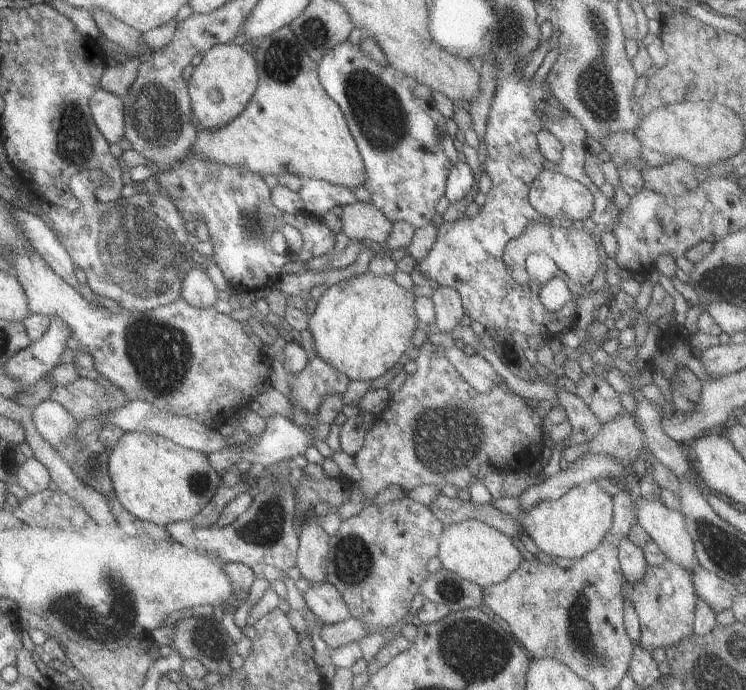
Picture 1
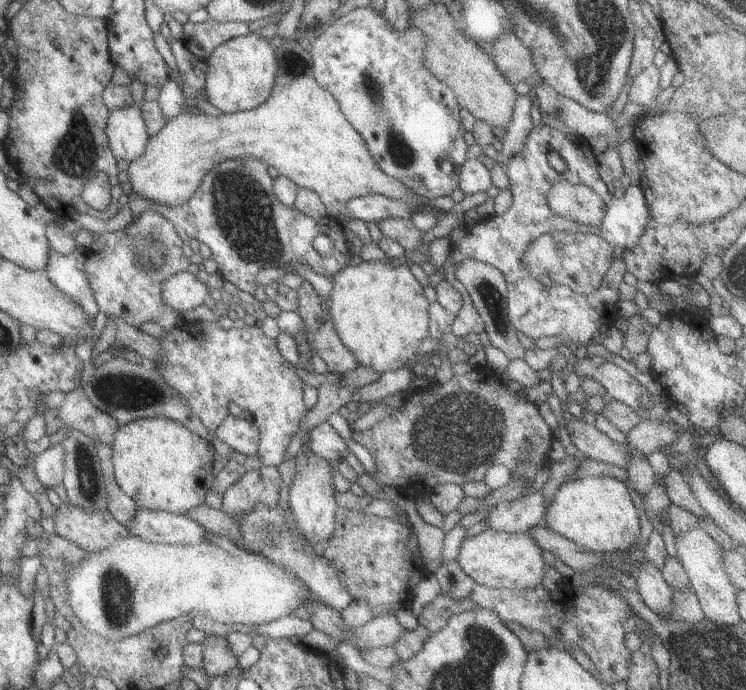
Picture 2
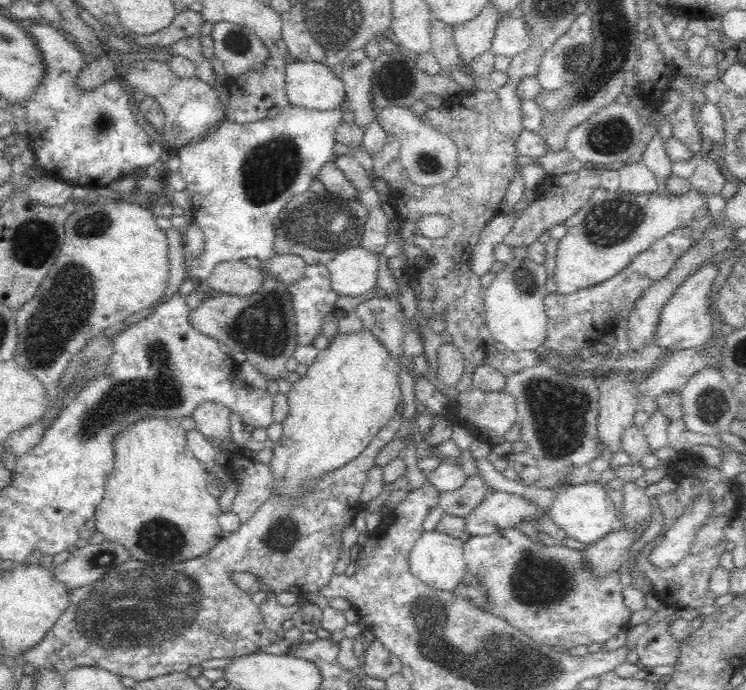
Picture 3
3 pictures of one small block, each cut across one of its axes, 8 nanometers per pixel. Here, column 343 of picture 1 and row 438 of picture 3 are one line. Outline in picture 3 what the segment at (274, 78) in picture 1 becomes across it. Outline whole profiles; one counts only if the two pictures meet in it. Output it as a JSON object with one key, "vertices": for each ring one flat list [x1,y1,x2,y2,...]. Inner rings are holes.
{"vertices":[[146,418,146,420,140,420,140,422,136,422,134,426,130,426,130,428,128,428,128,430,124,432,124,434,120,434,120,436,118,436,118,438,114,440,114,451,116,451,116,464,119,470,117,471,116,475,113,475,109,479,106,497,104,498,103,504,99,507,99,510,96,512,96,517,95,517,97,532,102,534,105,542,116,543,116,545,120,545,124,547,124,550,128,551,128,555,130,555,130,561,140,562,140,563,148,564,148,565,168,566,169,568,171,568,172,566,176,564,183,564,184,562,195,560,196,558,206,557,213,549,216,549,216,546,226,536,226,533,222,530,222,527,220,527,220,524,218,522,218,519,220,518,220,516,224,514,224,510,222,509,222,506,220,505,219,498,215,498,208,491,208,486,207,486,208,467,204,467,204,464,202,464,199,460,196,460,192,456,191,451,187,449,187,433,184,432,184,429,182,429,182,425,180,424,180,422,178,422,177,420,161,420,161,418]]}

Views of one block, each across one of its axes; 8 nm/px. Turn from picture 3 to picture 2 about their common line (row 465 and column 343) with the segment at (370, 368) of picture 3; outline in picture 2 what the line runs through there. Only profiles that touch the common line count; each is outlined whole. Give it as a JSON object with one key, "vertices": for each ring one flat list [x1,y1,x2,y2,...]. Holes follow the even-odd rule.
{"vertices":[[361,261,357,266,345,266,332,277,326,316,340,344,352,355,356,364,379,374,408,366,416,355,418,345,428,335,426,311,430,304,424,298,422,287,410,274,410,268,402,261]]}

